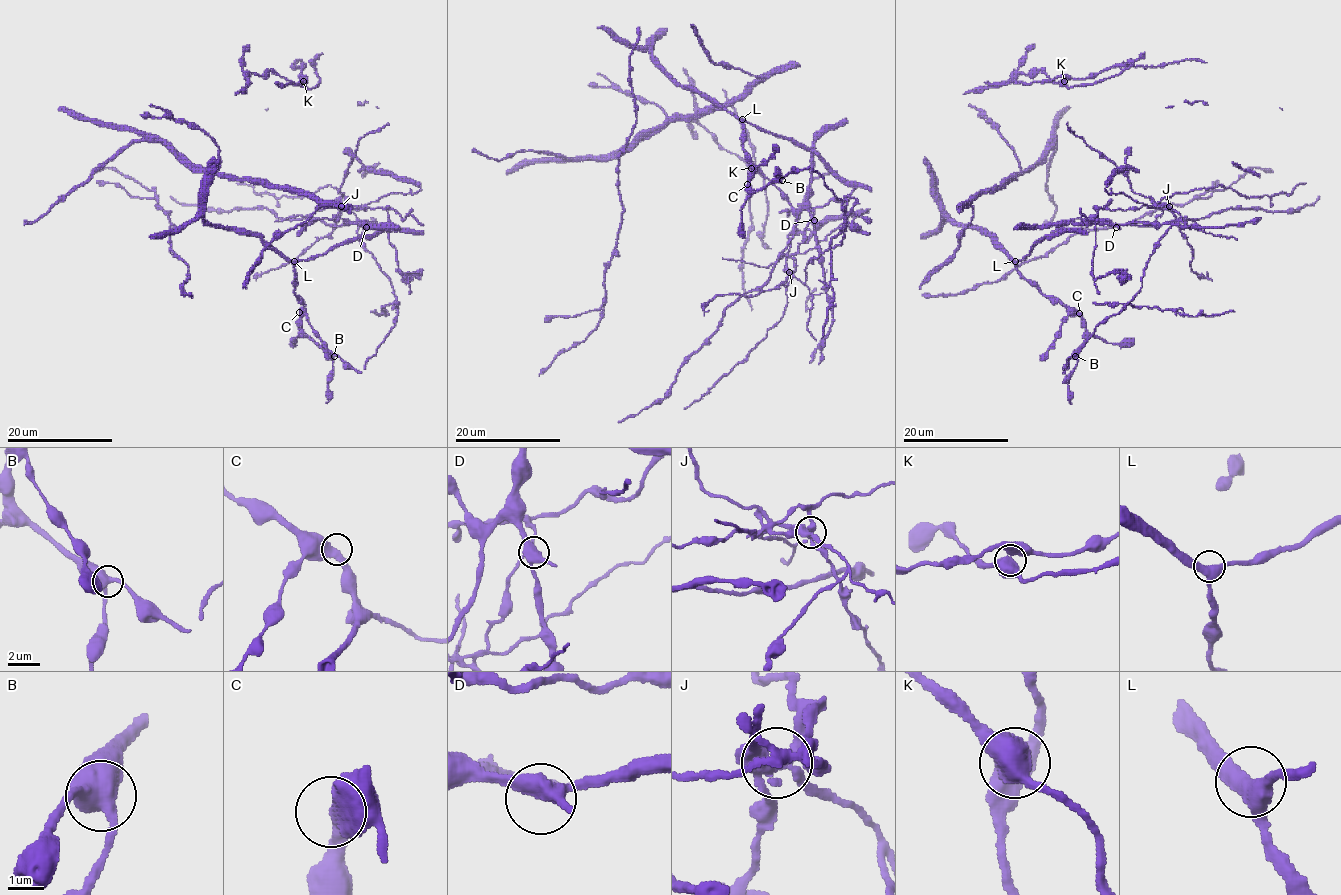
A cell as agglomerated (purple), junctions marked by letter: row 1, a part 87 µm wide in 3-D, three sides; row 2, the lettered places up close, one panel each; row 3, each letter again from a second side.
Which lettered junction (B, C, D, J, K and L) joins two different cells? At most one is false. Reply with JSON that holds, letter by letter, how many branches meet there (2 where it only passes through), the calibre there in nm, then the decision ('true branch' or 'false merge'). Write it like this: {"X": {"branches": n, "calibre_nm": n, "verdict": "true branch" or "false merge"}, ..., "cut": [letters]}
{"B": {"branches": 3, "calibre_nm": 460, "verdict": "true branch"}, "C": {"branches": 2, "calibre_nm": 440, "verdict": "true branch"}, "D": {"branches": 3, "calibre_nm": 440, "verdict": "true branch"}, "J": {"branches": 4, "calibre_nm": 380, "verdict": "false merge"}, "K": {"branches": 4, "calibre_nm": 500, "verdict": "true branch"}, "L": {"branches": 3, "calibre_nm": 420, "verdict": "true branch"}, "cut": ["J"]}

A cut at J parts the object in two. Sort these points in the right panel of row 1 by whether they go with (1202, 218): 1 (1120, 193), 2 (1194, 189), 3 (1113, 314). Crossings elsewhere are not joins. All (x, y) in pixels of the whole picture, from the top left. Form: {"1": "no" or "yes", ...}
{"1": "no", "2": "no", "3": "no"}

